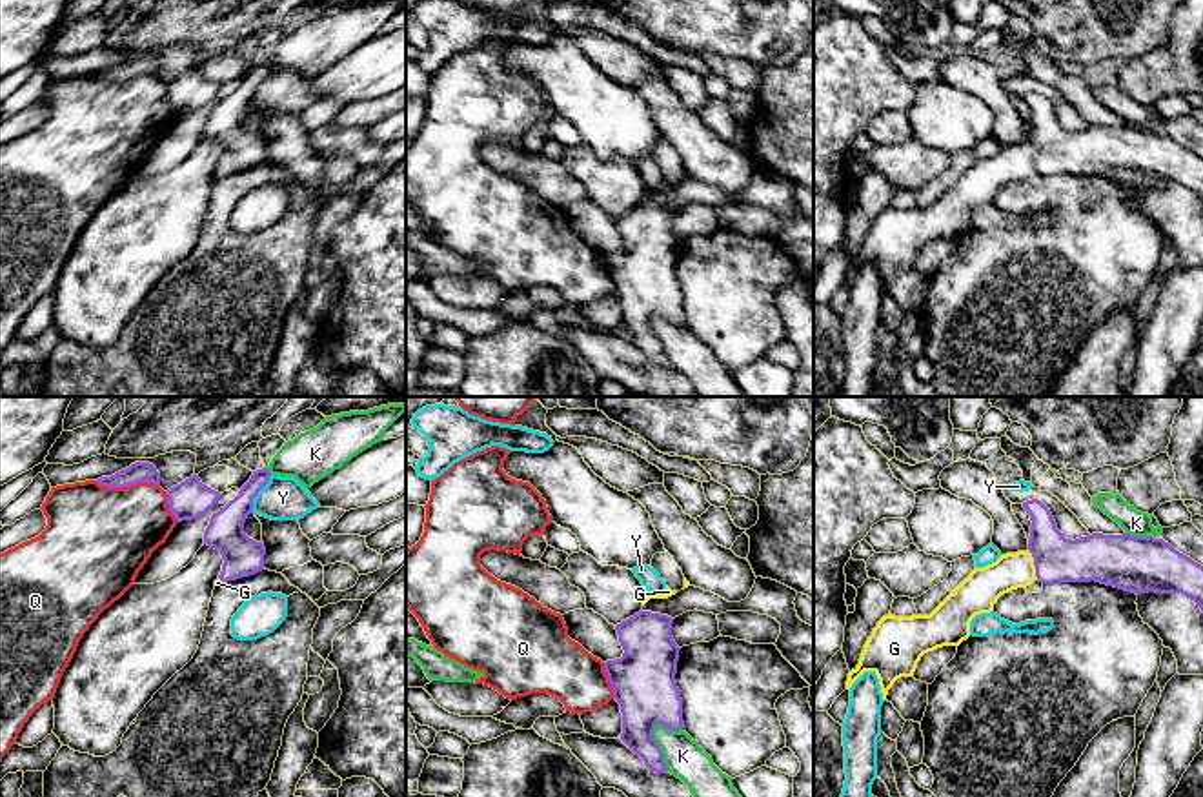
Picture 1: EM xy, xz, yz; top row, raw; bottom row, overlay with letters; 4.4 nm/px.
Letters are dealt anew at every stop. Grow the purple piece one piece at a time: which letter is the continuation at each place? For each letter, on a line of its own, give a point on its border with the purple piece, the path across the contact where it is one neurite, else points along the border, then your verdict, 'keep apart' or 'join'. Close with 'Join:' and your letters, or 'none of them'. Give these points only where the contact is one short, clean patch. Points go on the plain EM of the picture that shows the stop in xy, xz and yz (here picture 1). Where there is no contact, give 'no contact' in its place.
G: yz (1034, 157) | across yz (1056, 151), (1034, 157), (1012, 162), (983, 179) | join
K: xz (657, 339) | keep apart
Q: xy (128, 77) | keep apart
Y: xy (257, 86) | along xy (272, 68), (253, 91), (252, 104) | keep apart
Join: G

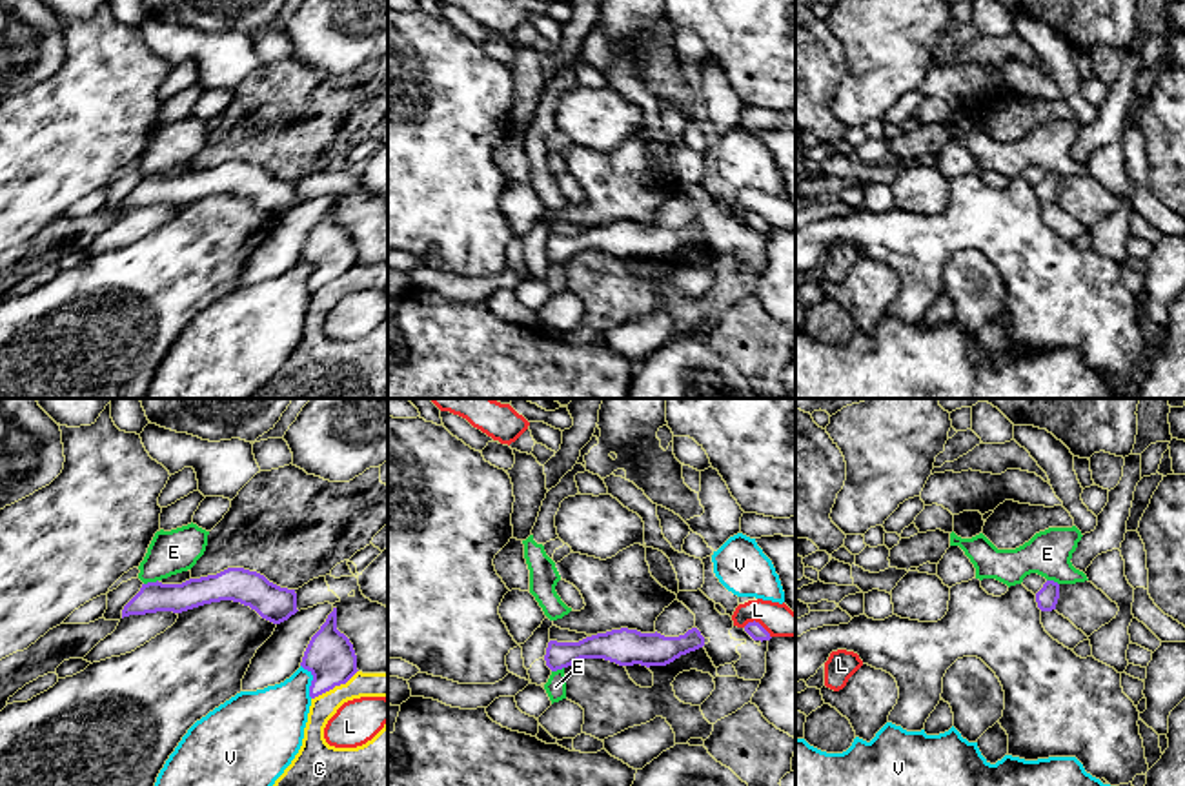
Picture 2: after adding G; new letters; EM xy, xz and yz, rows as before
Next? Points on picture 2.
C: xy (334, 279) | keep apart
E: xy (150, 175) | along xy (157, 171), (144, 177) | keep apart
L: xz (758, 215) | keep apart
V: xy (312, 273) | keep apart
Join: none of them

